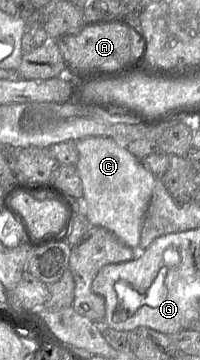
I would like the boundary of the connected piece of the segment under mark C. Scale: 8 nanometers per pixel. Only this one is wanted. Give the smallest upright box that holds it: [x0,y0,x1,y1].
[75,137,157,250]

